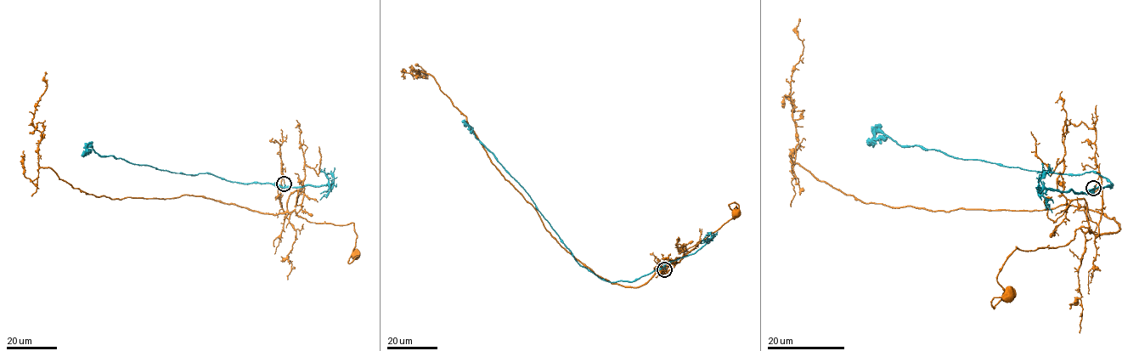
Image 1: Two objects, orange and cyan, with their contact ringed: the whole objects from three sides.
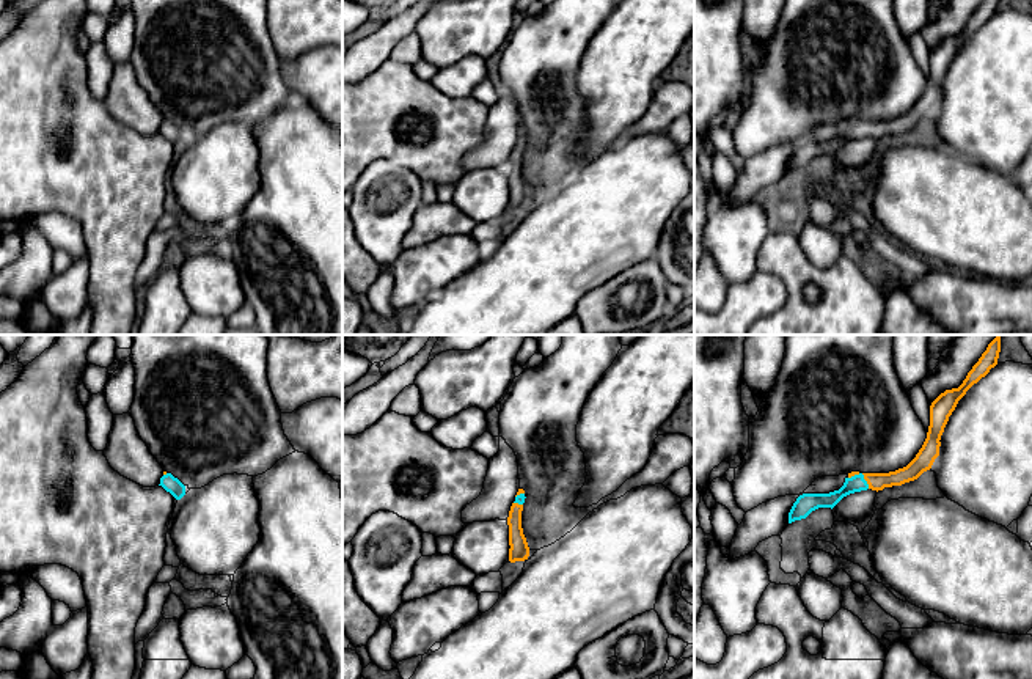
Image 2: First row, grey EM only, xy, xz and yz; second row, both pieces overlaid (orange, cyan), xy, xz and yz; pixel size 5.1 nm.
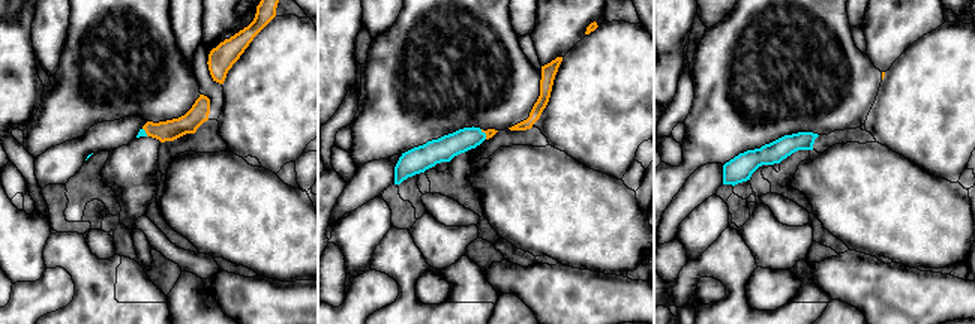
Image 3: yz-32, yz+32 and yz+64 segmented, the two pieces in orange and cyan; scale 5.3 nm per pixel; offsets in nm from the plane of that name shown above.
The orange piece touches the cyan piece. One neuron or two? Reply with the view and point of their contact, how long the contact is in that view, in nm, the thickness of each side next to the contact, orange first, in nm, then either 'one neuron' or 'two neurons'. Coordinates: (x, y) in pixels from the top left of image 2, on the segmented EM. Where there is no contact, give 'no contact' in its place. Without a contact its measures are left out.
contact yz (863, 473); length 130 nm; calibres 100 and 90 nm; two neurons

